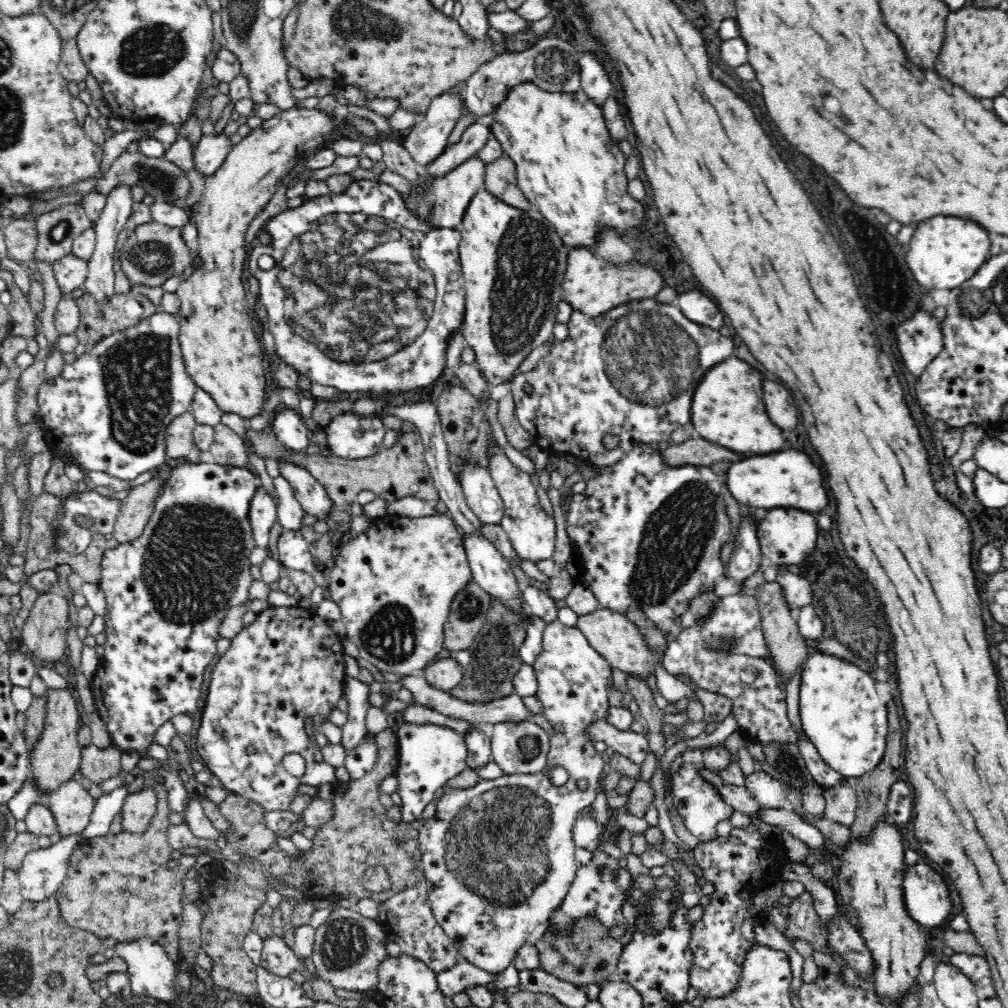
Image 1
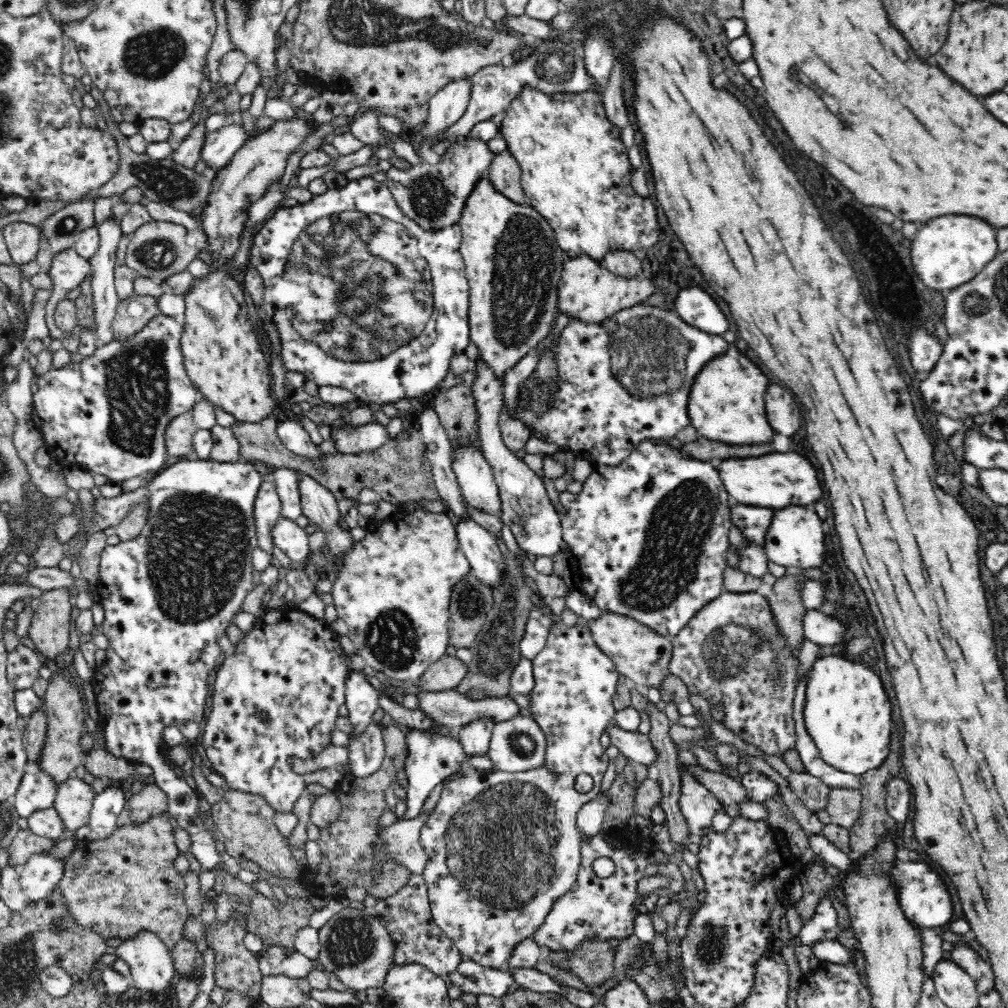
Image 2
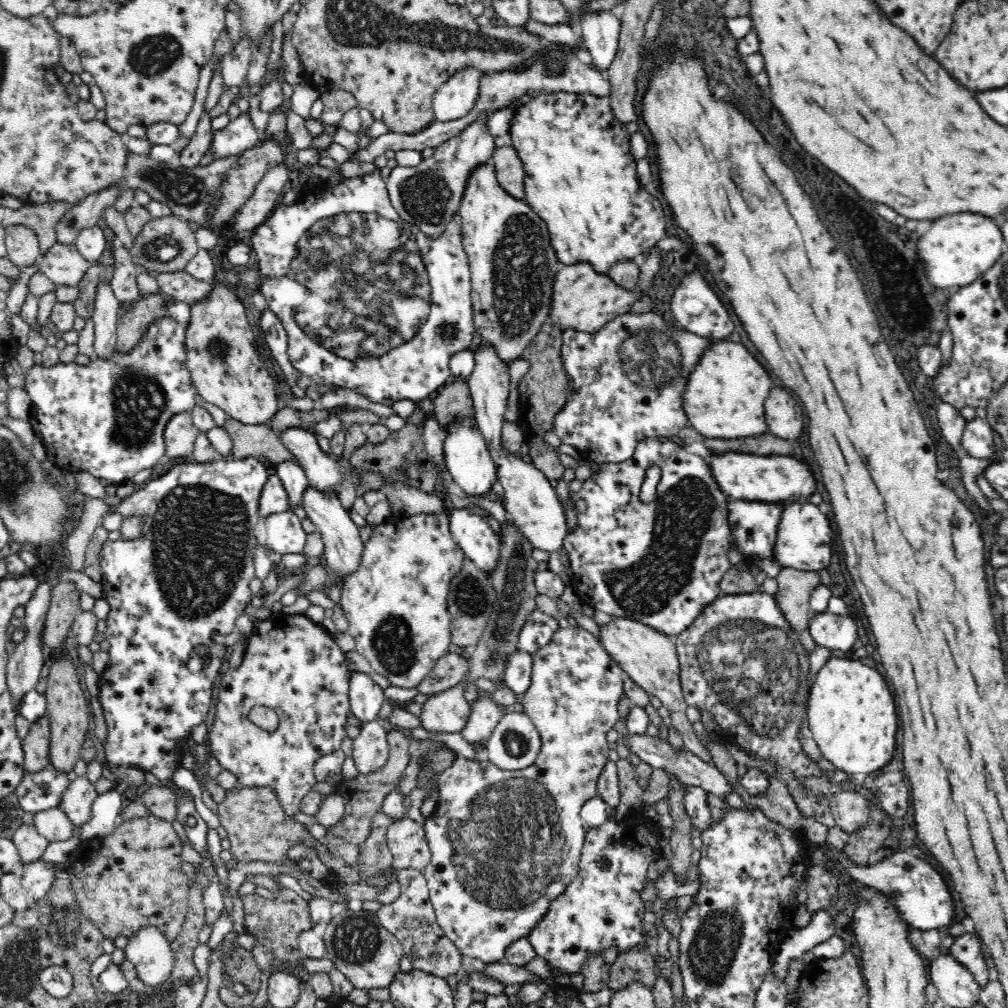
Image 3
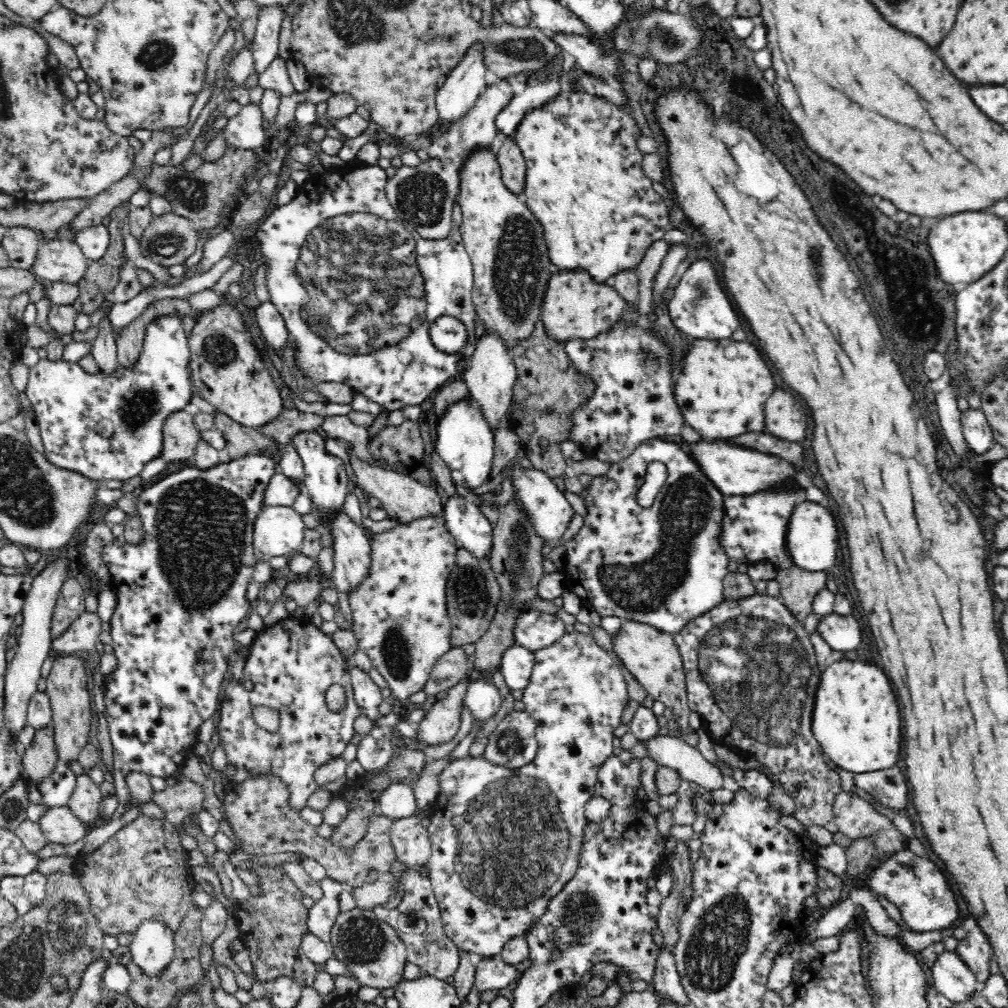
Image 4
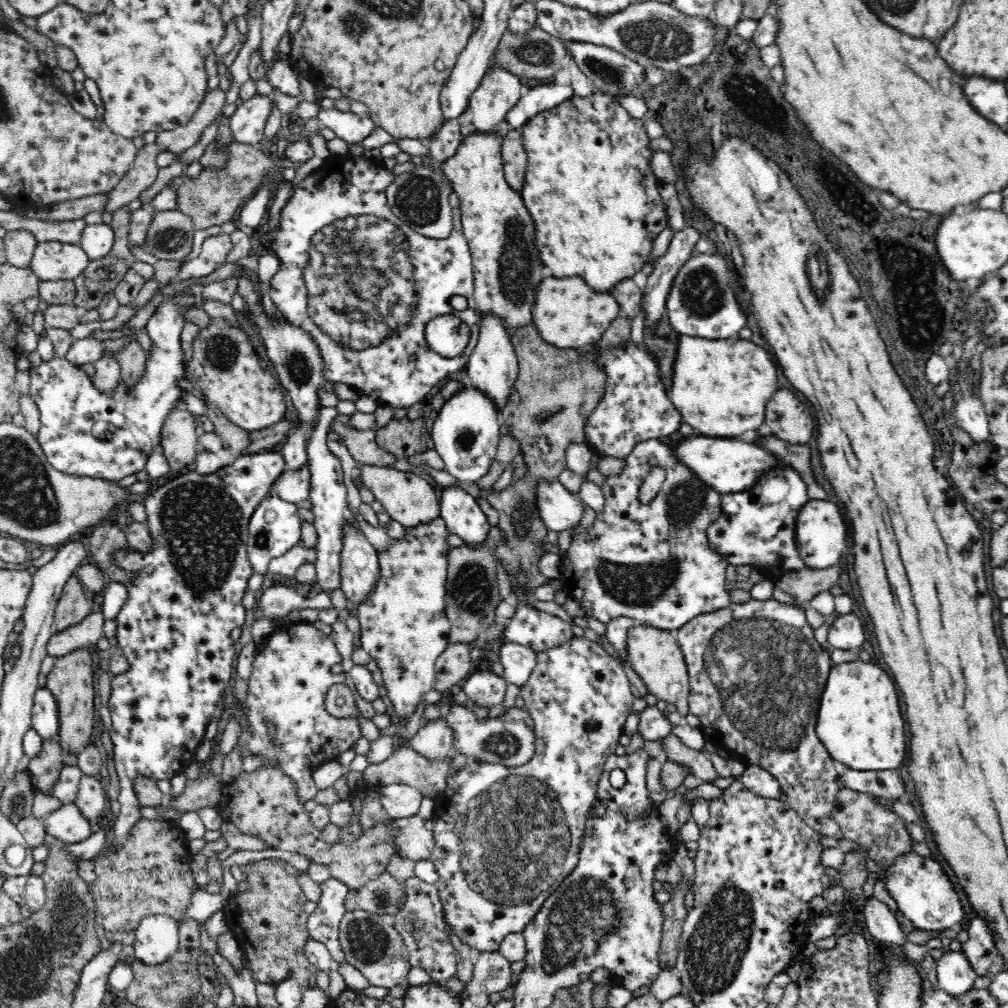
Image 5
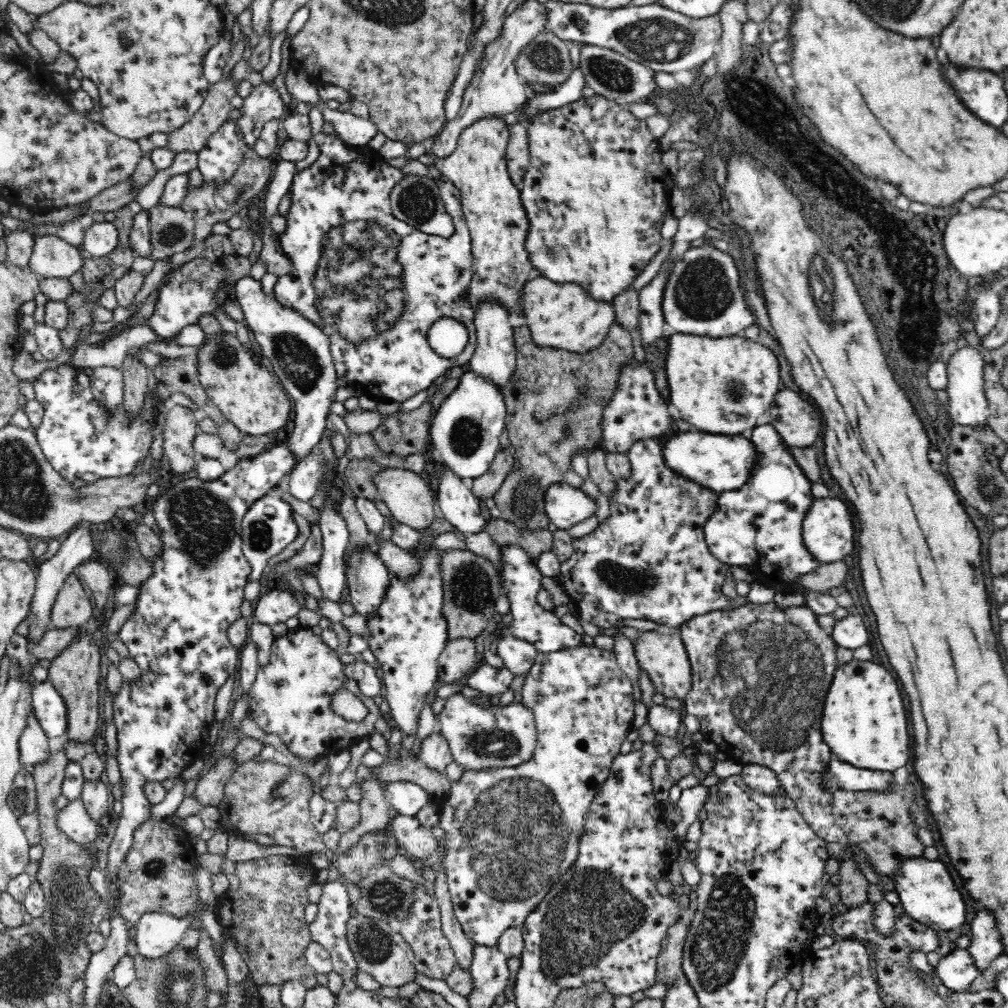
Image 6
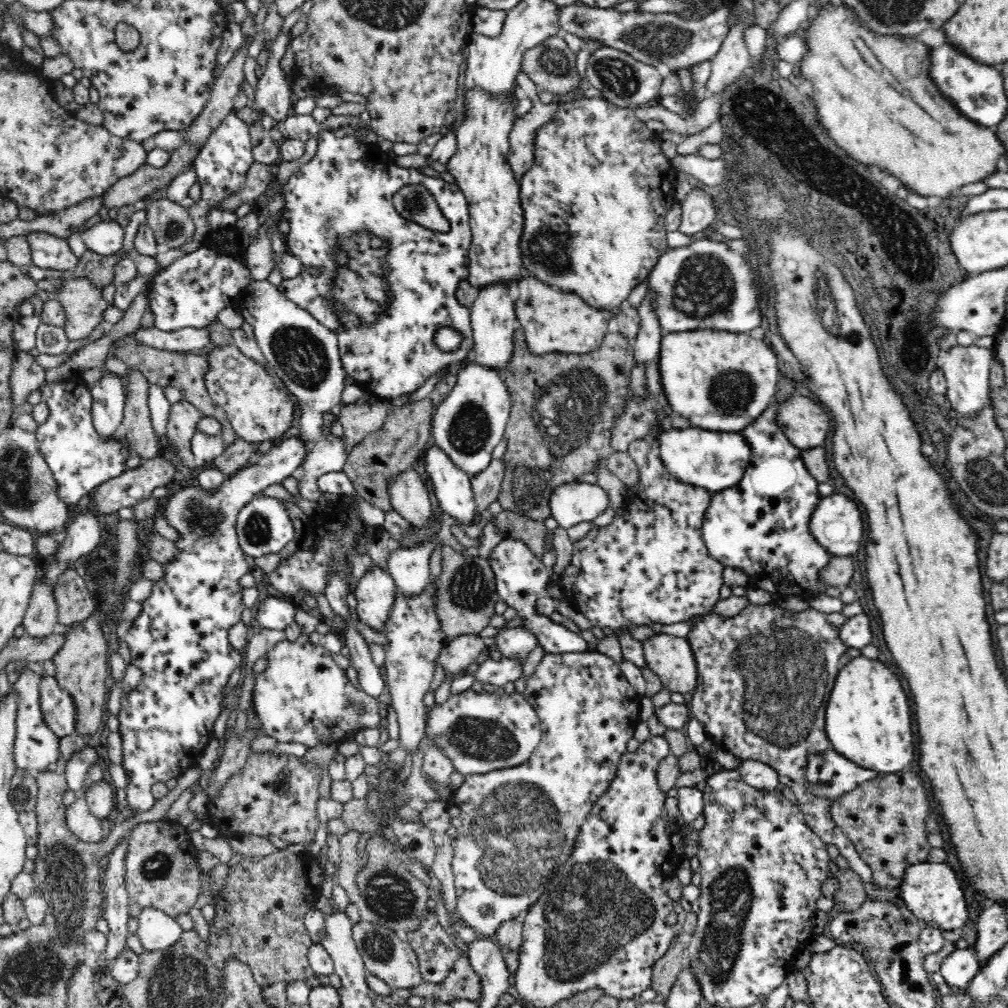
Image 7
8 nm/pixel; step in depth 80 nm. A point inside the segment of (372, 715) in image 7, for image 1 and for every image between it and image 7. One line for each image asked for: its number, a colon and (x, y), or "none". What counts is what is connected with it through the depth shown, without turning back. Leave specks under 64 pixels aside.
1: (288, 664)
2: (290, 665)
3: (291, 664)
4: (291, 663)
5: (290, 675)
6: (290, 696)

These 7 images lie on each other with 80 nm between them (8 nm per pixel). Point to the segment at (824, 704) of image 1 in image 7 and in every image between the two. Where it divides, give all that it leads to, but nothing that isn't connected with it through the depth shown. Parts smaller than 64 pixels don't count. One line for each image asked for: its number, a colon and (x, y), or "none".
2: (846, 711)
3: (851, 712)
4: (855, 719)
5: (859, 722)
6: (863, 722)
7: (867, 720)

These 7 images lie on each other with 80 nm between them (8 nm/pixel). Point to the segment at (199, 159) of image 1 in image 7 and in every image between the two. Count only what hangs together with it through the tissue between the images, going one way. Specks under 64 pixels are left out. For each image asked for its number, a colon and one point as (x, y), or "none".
2: (219, 146)
3: (239, 135)
4: (244, 131)
5: (247, 124)
6: (263, 104)
7: (272, 96)

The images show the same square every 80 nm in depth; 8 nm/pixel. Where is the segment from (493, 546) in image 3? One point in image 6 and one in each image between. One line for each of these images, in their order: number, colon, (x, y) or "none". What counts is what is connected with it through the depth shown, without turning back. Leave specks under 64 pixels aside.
4: (467, 525)
5: (463, 518)
6: (456, 503)

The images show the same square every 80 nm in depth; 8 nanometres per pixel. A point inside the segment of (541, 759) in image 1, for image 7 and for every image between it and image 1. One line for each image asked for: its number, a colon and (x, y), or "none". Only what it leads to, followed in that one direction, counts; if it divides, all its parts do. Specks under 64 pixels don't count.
2: (517, 745)
3: (515, 744)
4: (514, 744)
5: (509, 740)
6: (481, 735)
7: (479, 733)

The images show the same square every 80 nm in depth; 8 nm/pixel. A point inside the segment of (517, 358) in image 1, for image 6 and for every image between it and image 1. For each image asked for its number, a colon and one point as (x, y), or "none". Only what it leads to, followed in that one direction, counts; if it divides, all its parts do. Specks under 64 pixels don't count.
2: (513, 263)
3: (512, 263)
4: (504, 239)
5: (501, 234)
6: (495, 216)

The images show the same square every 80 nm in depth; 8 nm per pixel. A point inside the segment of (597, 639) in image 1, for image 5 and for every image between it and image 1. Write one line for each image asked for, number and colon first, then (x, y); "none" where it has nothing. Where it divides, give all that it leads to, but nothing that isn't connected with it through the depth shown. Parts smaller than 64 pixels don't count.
2: (639, 653)
3: (648, 657)
4: (651, 656)
5: (655, 655)

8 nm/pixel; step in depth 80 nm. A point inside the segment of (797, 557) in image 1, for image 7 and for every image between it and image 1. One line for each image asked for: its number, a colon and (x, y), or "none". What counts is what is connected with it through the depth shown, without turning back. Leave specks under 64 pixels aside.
2: (795, 539)
3: (804, 538)
4: (812, 535)
5: (821, 535)
6: (829, 534)
7: (836, 523)

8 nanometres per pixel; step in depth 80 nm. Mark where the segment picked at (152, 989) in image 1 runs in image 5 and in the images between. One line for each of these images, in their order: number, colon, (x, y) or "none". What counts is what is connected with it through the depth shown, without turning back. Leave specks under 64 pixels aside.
2: (151, 965)
3: (149, 951)
4: (152, 948)
5: (156, 939)

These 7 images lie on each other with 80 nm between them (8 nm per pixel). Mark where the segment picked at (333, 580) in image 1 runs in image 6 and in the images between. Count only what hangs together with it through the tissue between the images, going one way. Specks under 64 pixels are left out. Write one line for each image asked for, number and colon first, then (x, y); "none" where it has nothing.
2: (393, 589)
3: (396, 602)
4: (400, 620)
5: (403, 624)
6: (406, 634)

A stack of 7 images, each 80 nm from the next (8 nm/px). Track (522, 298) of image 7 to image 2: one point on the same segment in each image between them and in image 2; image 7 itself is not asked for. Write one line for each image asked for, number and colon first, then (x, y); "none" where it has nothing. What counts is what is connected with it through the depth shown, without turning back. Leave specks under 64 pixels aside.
2: (588, 291)
3: (585, 300)
4: (576, 306)
5: (568, 314)
6: (563, 316)

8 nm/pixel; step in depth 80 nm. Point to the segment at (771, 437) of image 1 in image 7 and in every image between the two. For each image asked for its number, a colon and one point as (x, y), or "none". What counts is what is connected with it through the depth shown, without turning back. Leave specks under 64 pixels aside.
2: (726, 404)
3: (726, 390)
4: (721, 390)
5: (720, 387)
6: (712, 380)
7: (722, 381)

